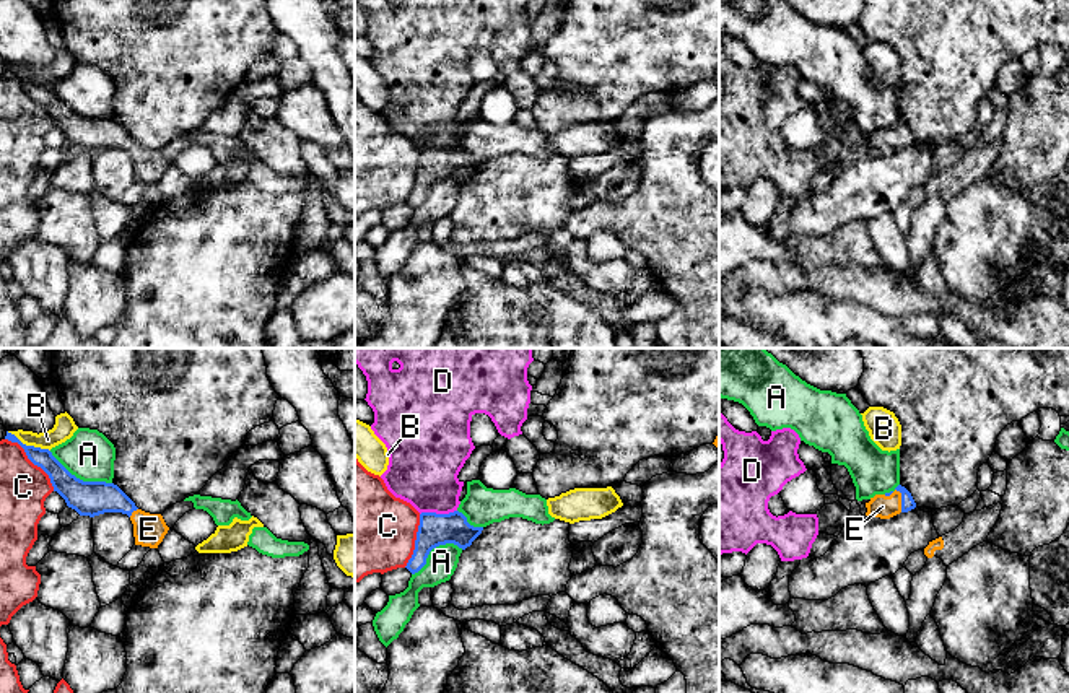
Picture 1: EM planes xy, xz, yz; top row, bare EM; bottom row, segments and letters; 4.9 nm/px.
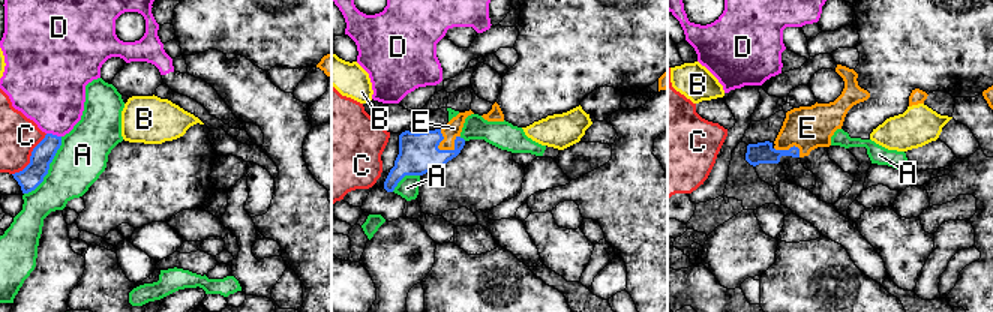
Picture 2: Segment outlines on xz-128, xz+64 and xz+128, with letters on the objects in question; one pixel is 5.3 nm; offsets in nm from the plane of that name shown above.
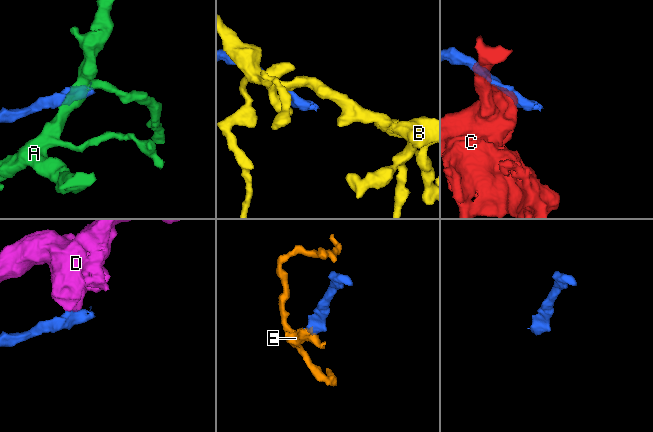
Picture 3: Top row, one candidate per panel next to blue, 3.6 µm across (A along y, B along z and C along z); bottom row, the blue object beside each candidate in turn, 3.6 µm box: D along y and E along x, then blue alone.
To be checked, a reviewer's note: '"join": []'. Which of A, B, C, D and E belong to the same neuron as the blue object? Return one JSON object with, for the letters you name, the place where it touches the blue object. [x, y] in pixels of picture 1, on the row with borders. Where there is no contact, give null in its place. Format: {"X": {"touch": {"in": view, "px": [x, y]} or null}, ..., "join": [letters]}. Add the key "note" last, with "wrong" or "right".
{"E": {"touch": {"in": "yz", "px": [902, 495]}}, "join": ["E"], "note": "wrong"}

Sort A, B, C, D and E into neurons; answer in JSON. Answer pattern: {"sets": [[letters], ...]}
{"sets": [["A"], ["B"], ["C"], ["D"], ["E"]]}

